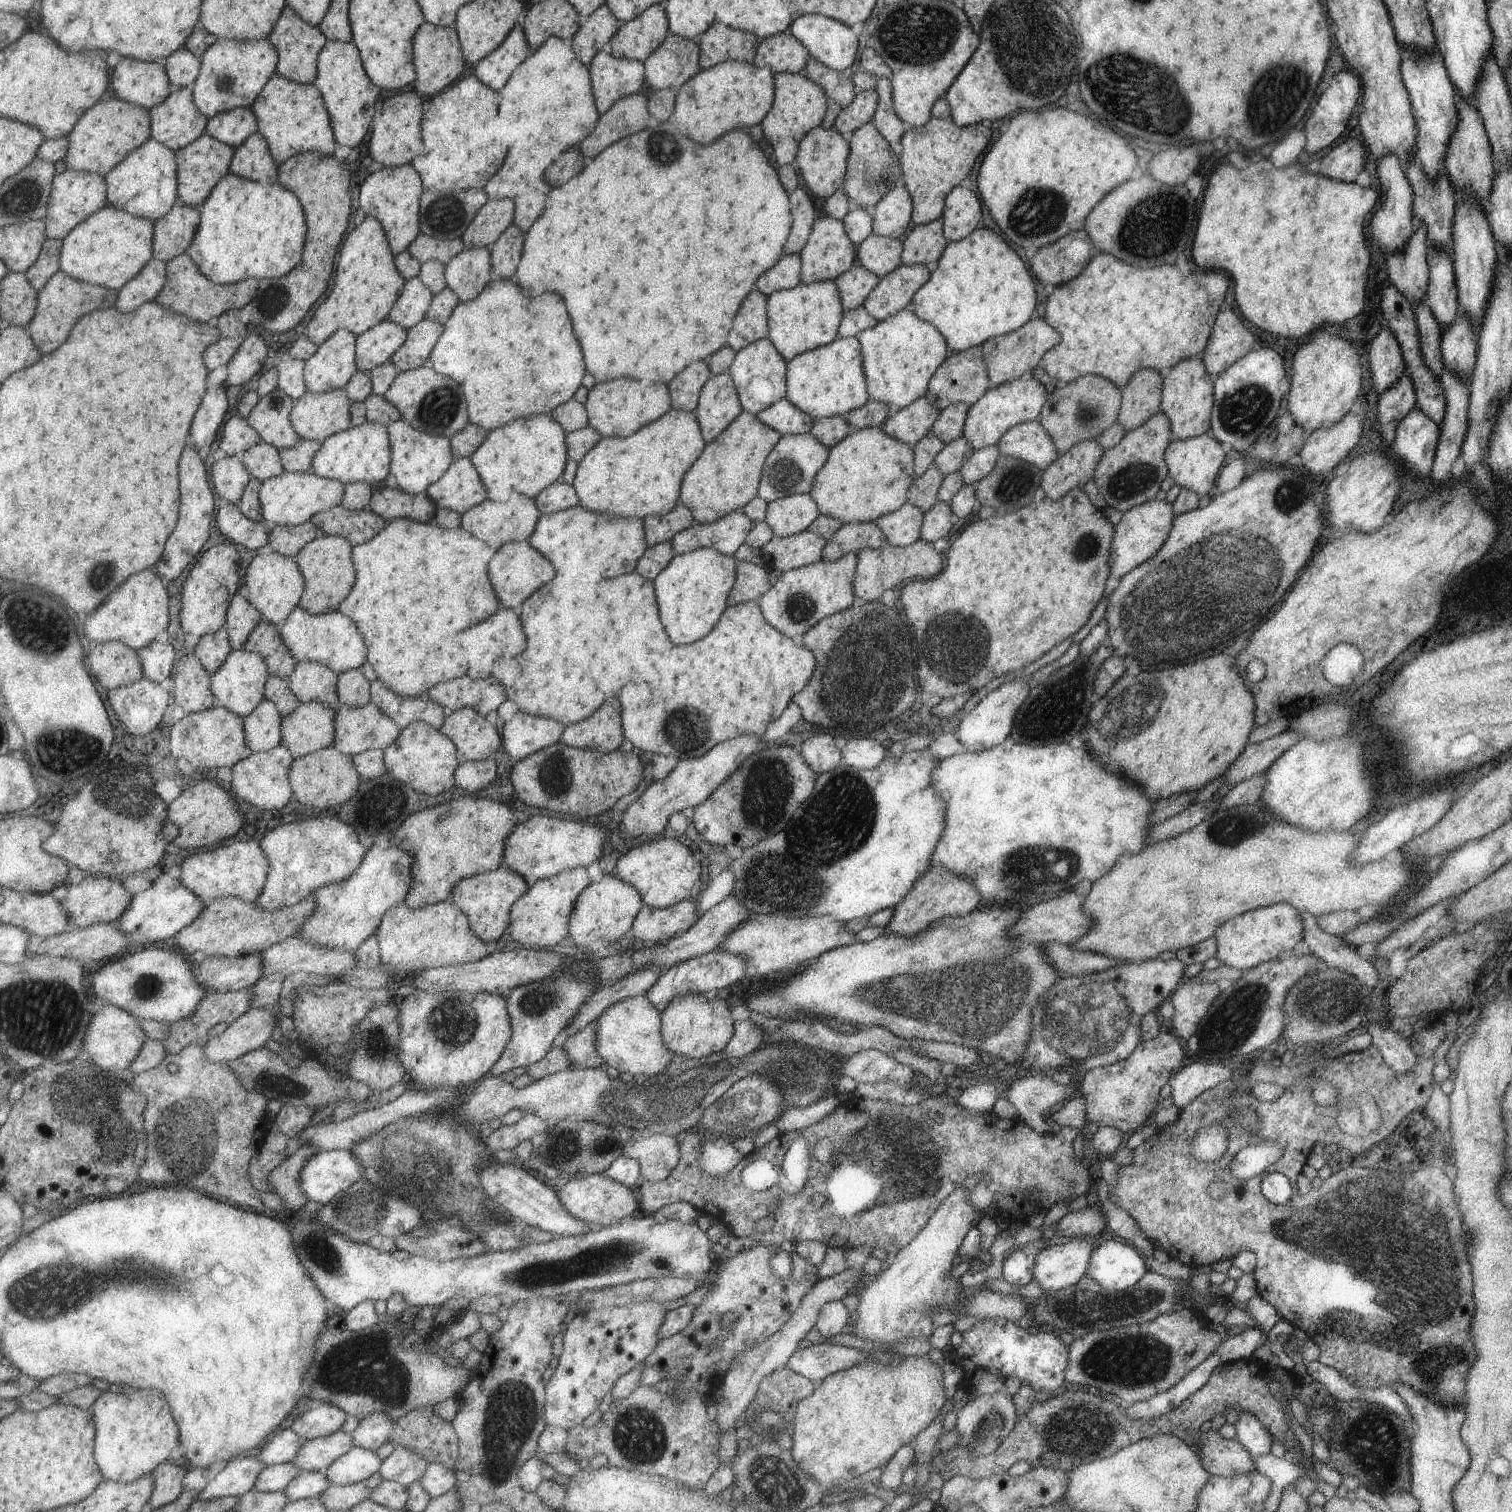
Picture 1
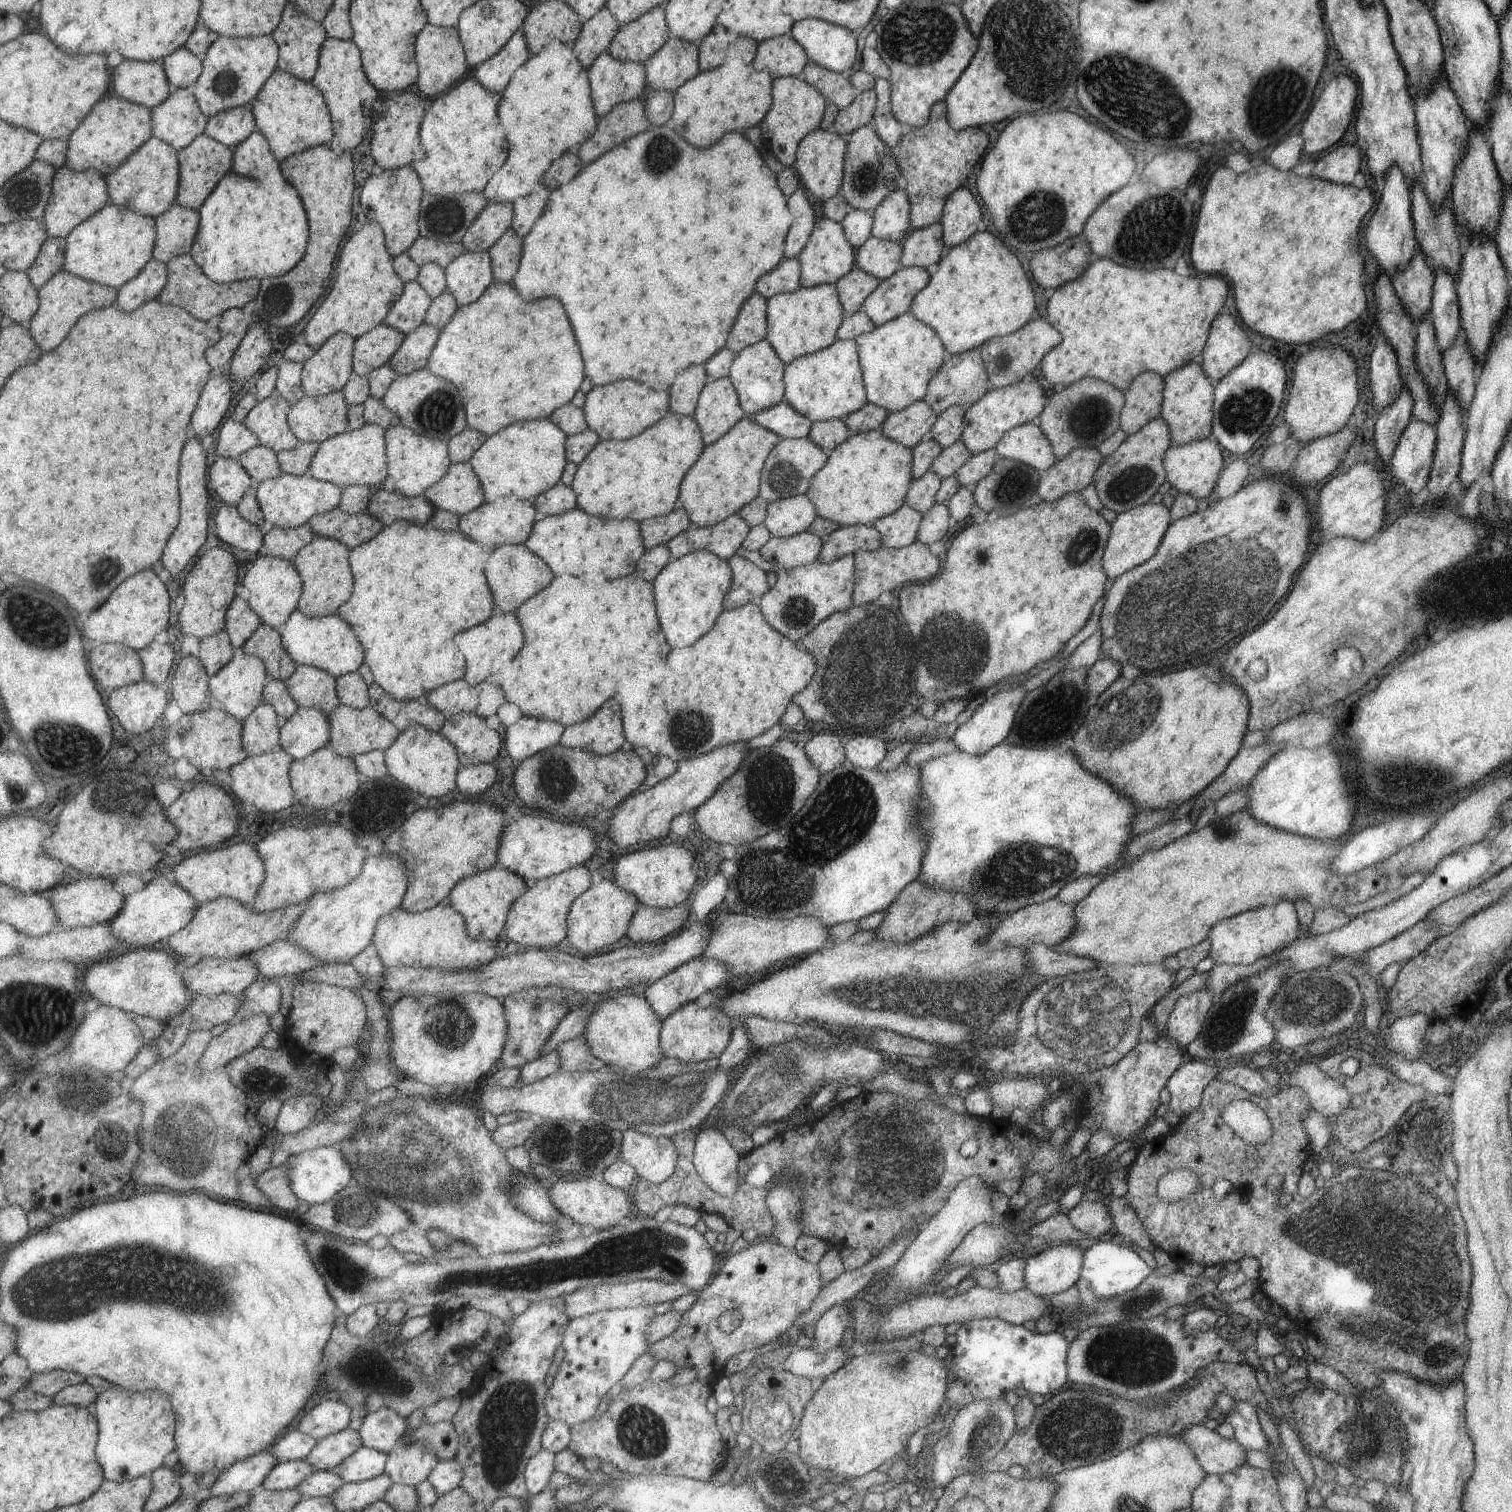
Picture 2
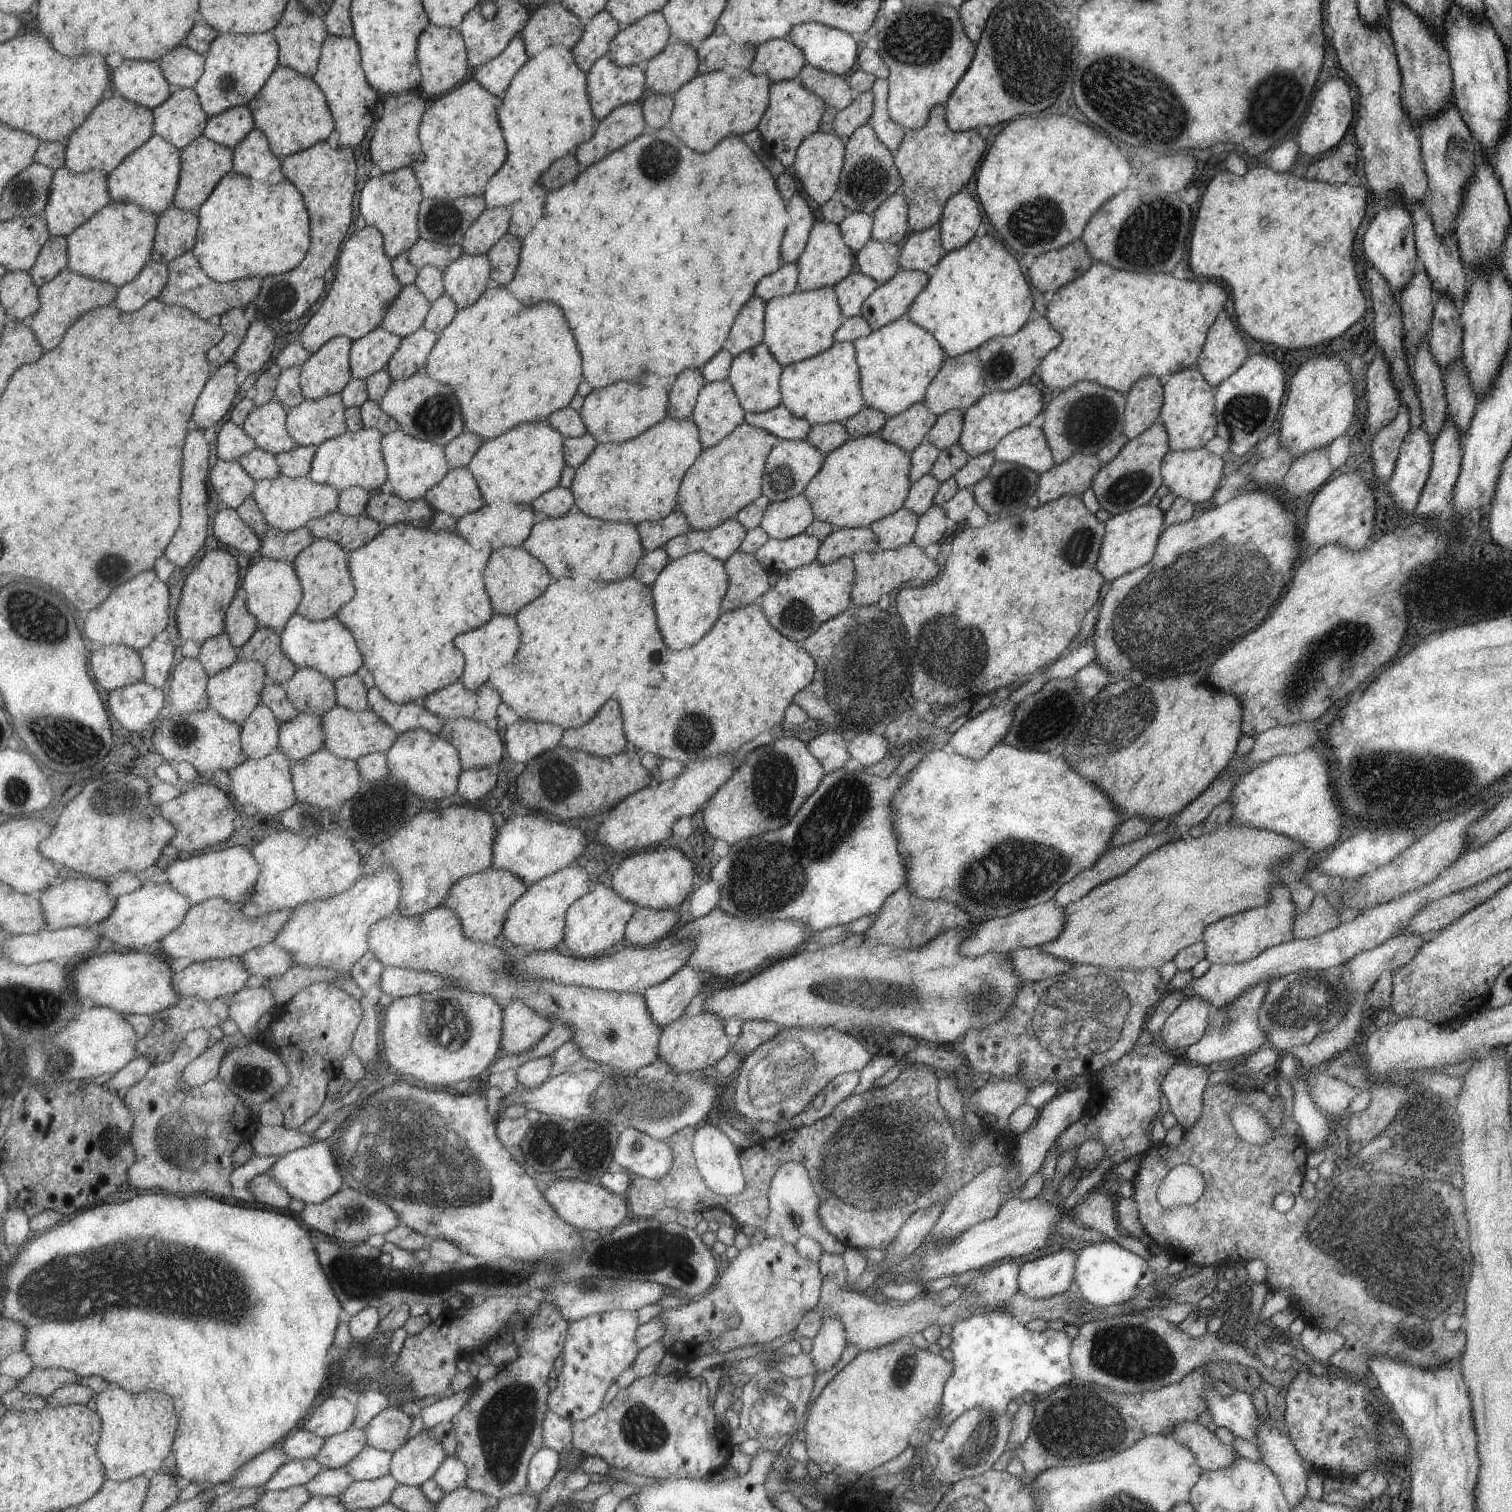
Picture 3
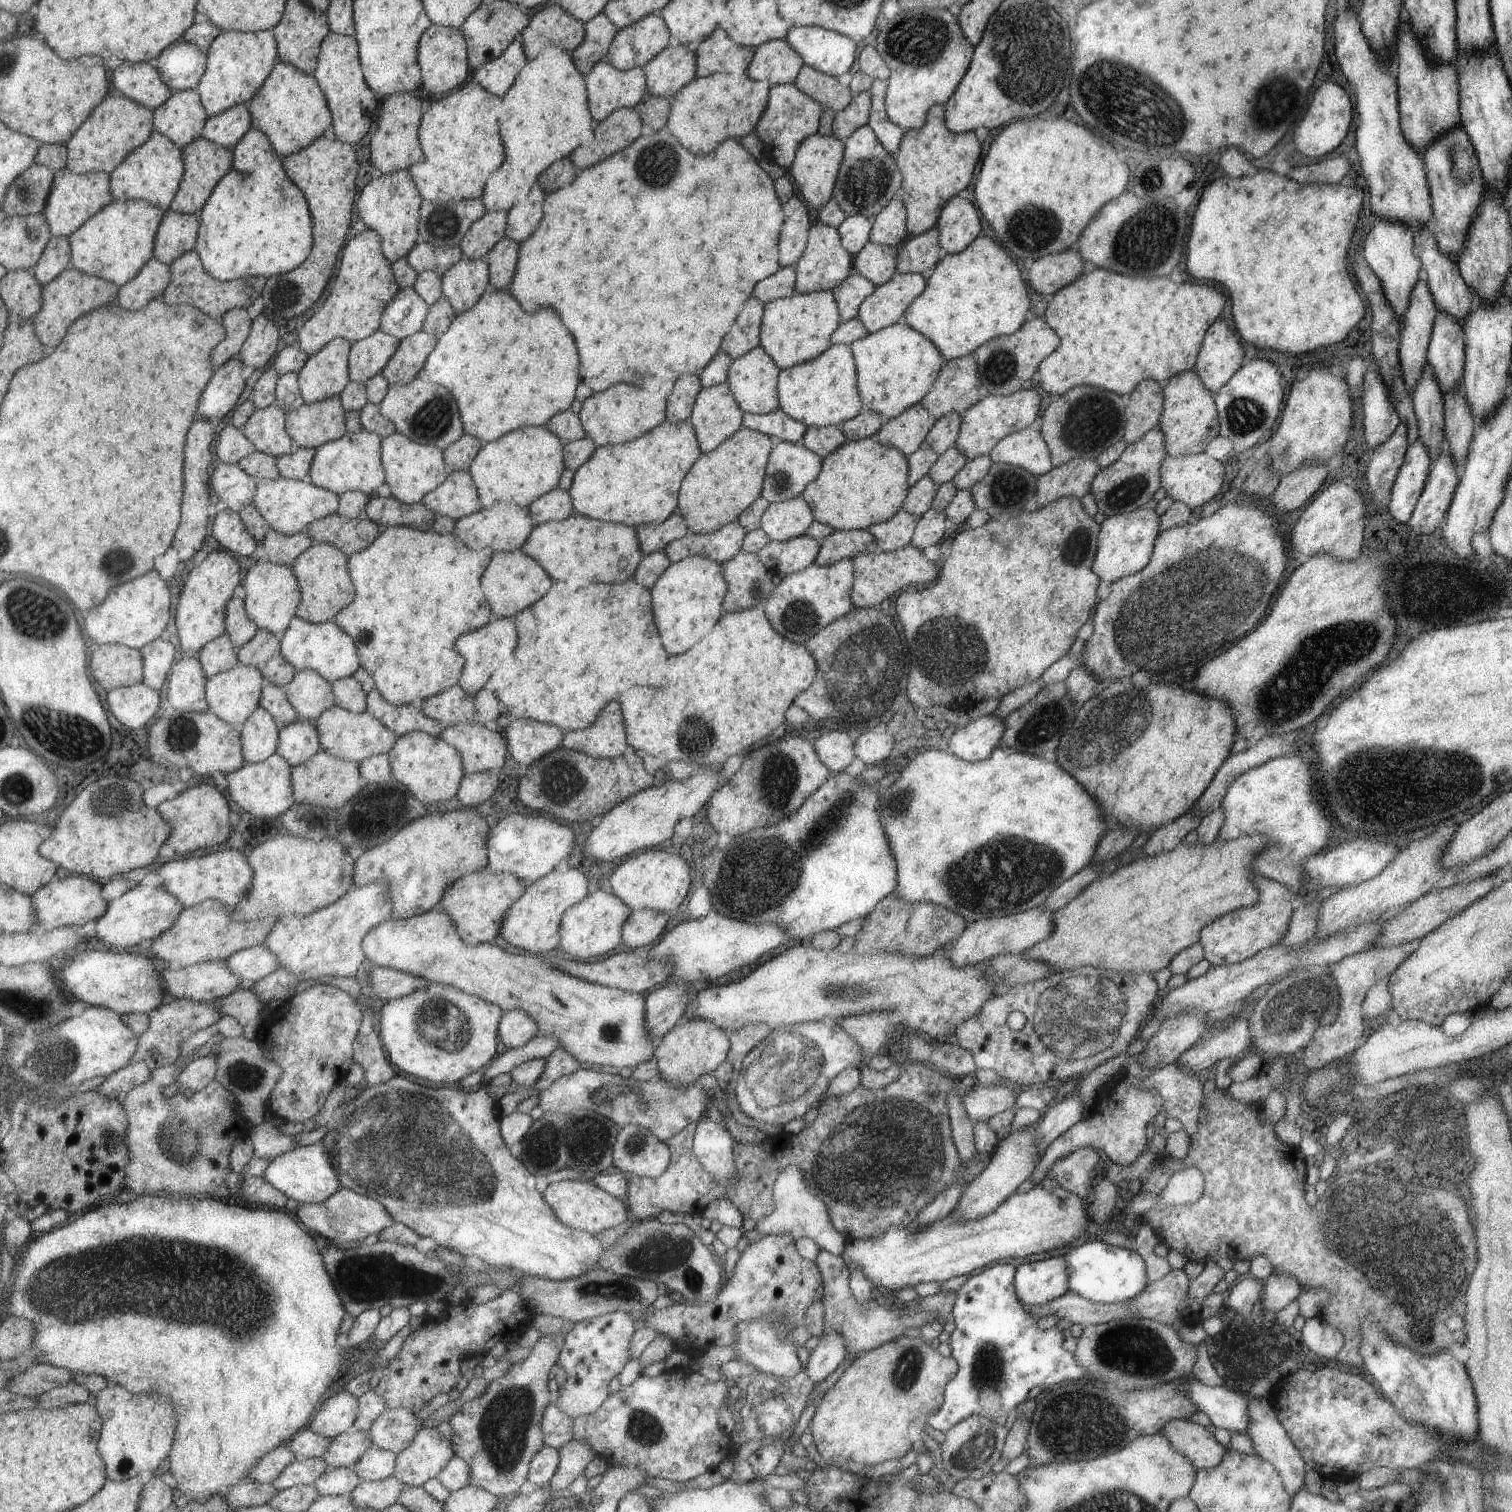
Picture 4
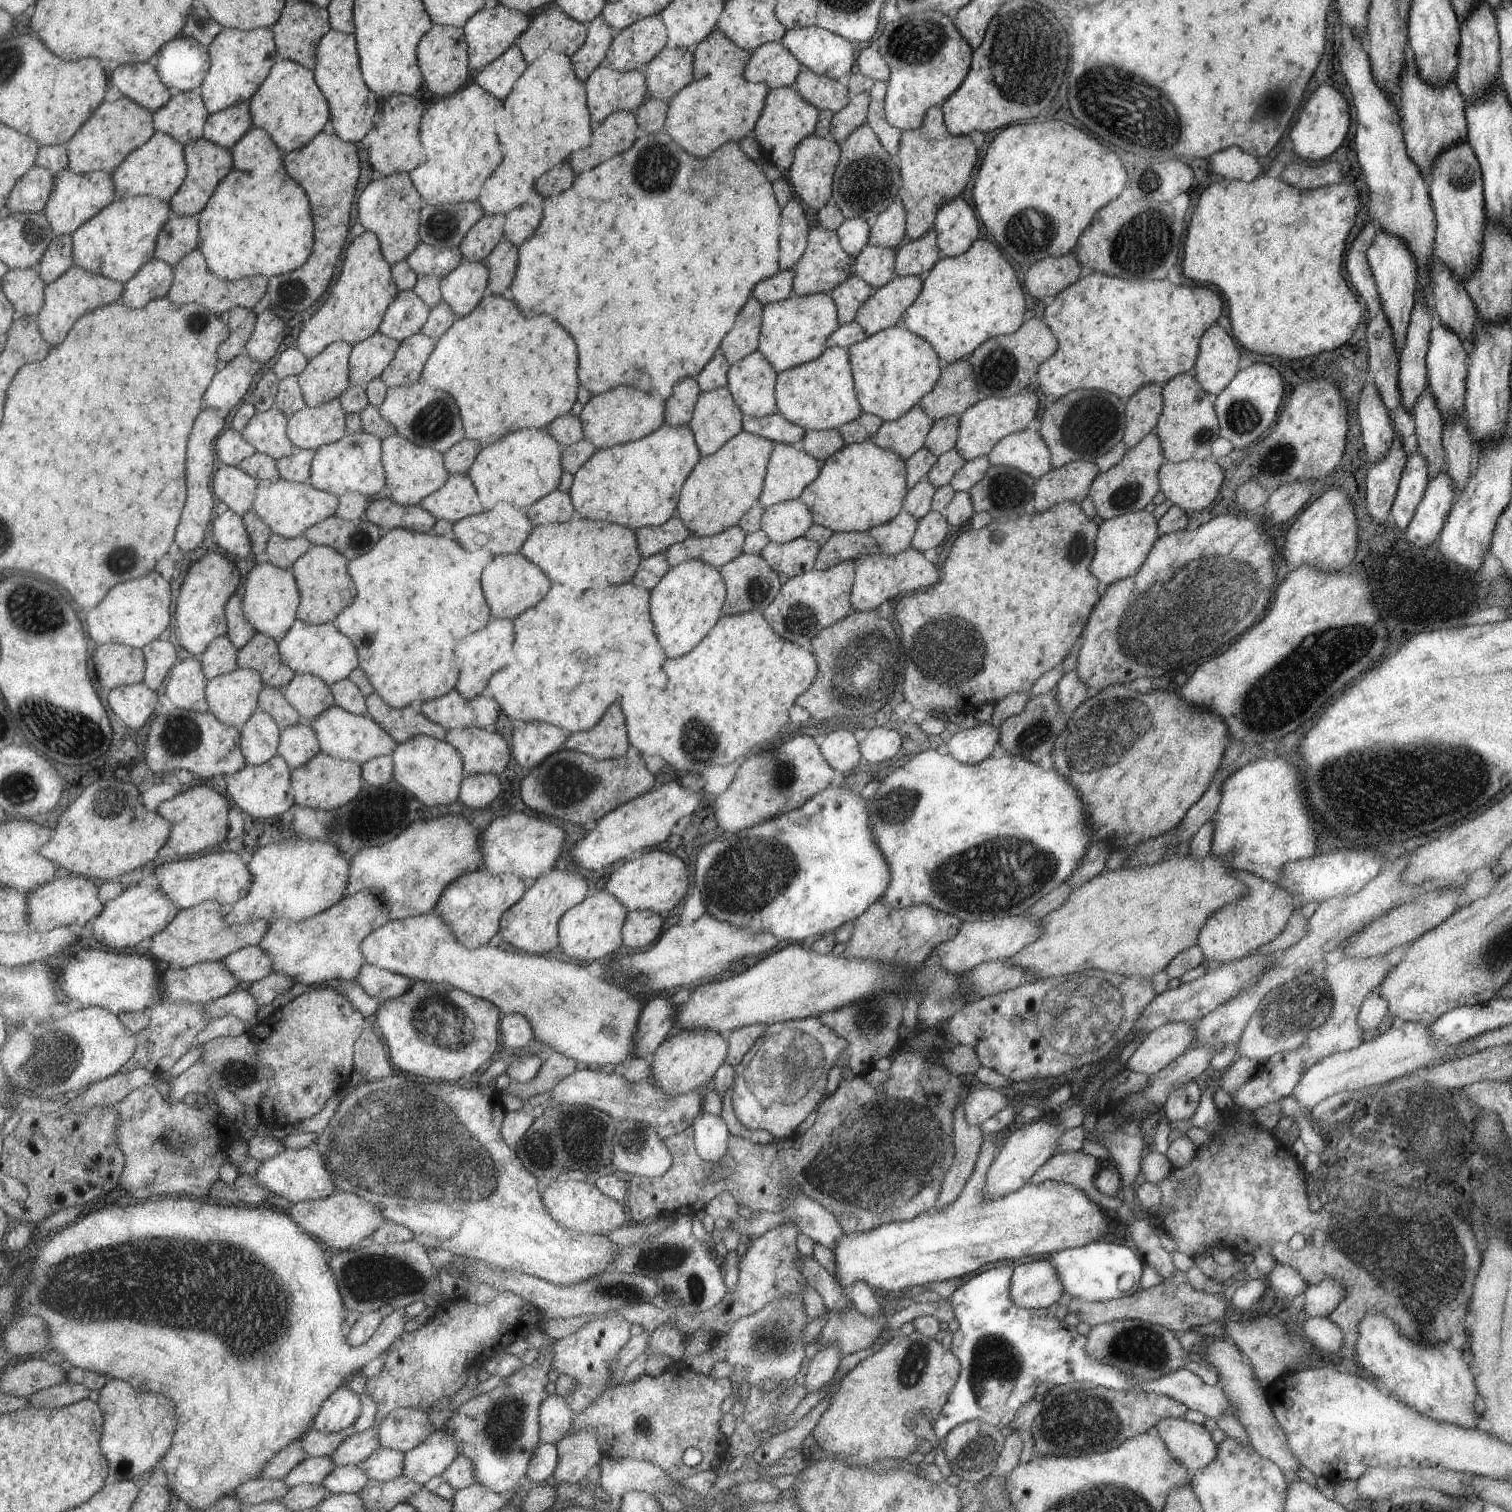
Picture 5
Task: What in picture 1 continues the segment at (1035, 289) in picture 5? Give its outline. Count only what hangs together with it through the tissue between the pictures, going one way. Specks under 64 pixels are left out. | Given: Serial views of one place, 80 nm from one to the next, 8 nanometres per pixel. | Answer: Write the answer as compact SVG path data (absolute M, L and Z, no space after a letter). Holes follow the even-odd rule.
M1083 230L1069 231L1057 242L1039 247L1028 260L1031 274L1042 284L1063 284L1076 277L1098 253Z

